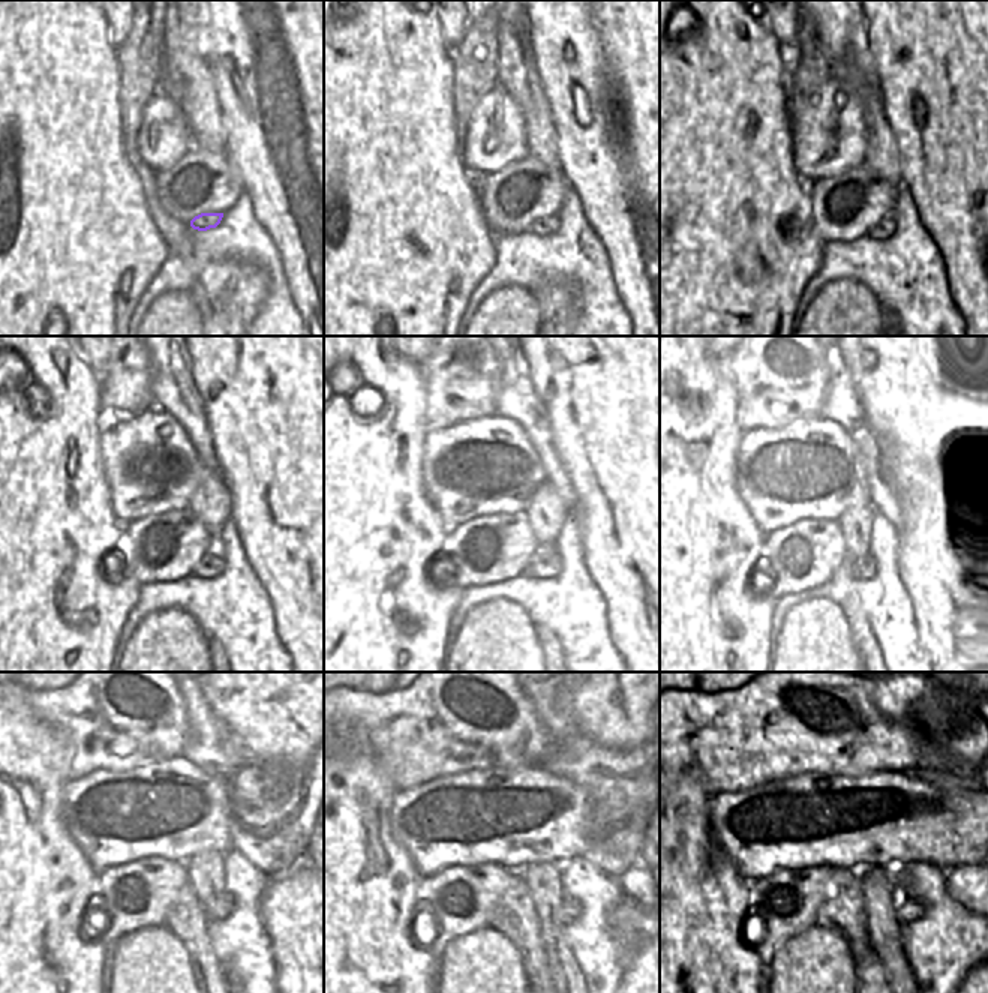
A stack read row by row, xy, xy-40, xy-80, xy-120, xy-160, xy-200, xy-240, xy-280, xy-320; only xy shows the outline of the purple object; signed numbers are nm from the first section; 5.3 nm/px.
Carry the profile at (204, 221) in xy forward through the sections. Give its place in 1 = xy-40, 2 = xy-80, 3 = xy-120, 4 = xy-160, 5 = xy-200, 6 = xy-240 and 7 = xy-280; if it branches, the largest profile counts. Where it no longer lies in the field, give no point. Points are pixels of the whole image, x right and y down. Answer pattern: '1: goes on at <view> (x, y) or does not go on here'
1: goes on at xy-40 (547, 225)
2: goes on at xy-80 (882, 230)
3: goes on at xy-120 (212, 564)
4: goes on at xy-160 (546, 564)
5: goes on at xy-200 (885, 567)
6: goes on at xy-240 (225, 905)
7: goes on at xy-280 (570, 909)

